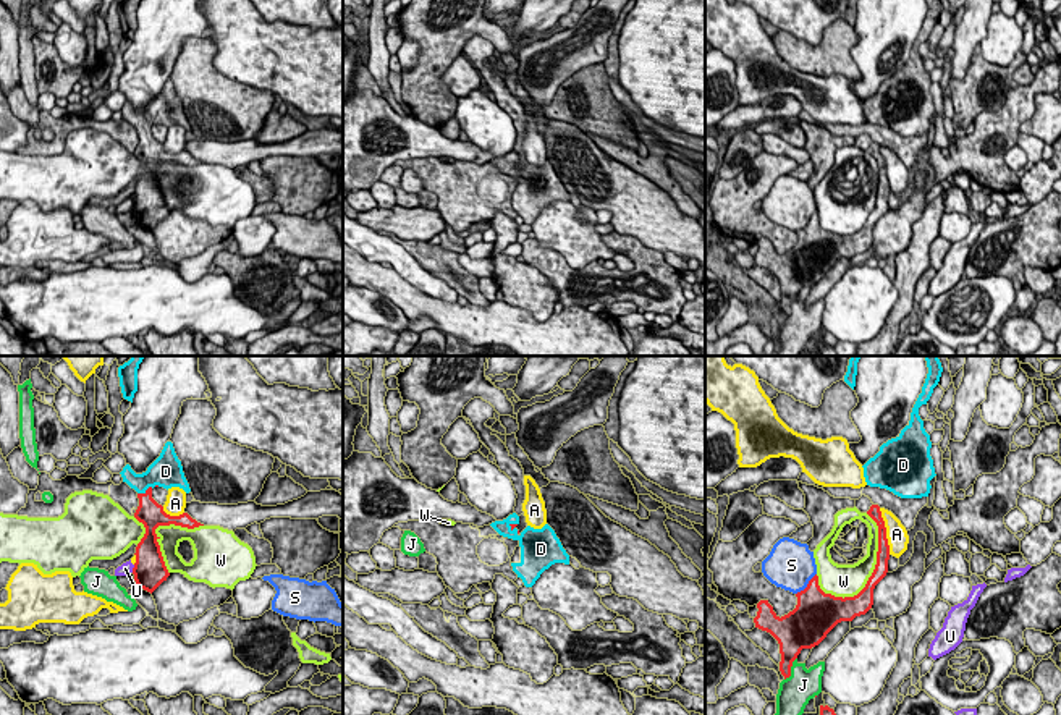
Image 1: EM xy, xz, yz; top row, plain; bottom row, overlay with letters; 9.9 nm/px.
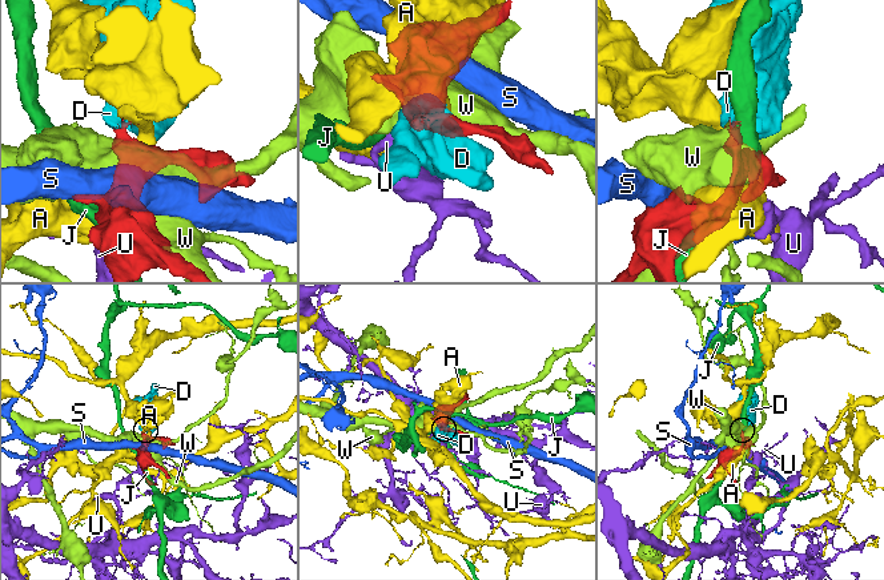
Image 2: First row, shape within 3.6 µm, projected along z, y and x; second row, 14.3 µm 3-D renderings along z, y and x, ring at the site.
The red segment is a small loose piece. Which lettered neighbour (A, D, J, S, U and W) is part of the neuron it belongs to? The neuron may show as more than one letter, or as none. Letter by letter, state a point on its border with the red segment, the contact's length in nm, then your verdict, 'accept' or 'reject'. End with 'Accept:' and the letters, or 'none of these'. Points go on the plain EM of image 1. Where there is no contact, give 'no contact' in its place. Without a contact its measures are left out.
A: yz (885, 169) | 480 nm | reject
D: xy (149, 125) | 240 nm | accept
J: yz (790, 306) | 260 nm | reject
S: yz (807, 222) | 300 nm | reject
U: xy (133, 206) | 90 nm | reject
W: yz (874, 207) | 900 nm | reject
Accept: D

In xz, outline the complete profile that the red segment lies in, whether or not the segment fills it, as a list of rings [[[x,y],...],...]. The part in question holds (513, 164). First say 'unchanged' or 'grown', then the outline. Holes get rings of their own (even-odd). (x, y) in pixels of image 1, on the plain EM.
grown | [[[513,150],[506,157],[495,159],[490,163],[500,173],[519,180],[514,192],[511,194],[511,204],[518,215],[522,217],[526,225],[532,225],[540,212],[552,202],[569,202],[569,192],[548,162],[545,162],[542,167],[527,163],[521,171],[516,167],[518,162],[519,154]]]

